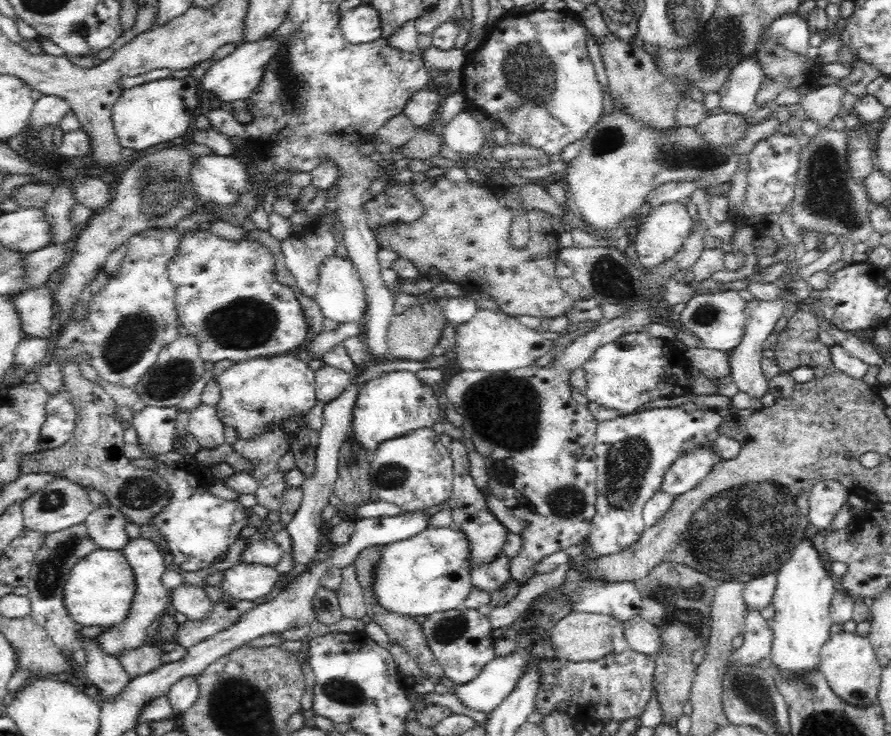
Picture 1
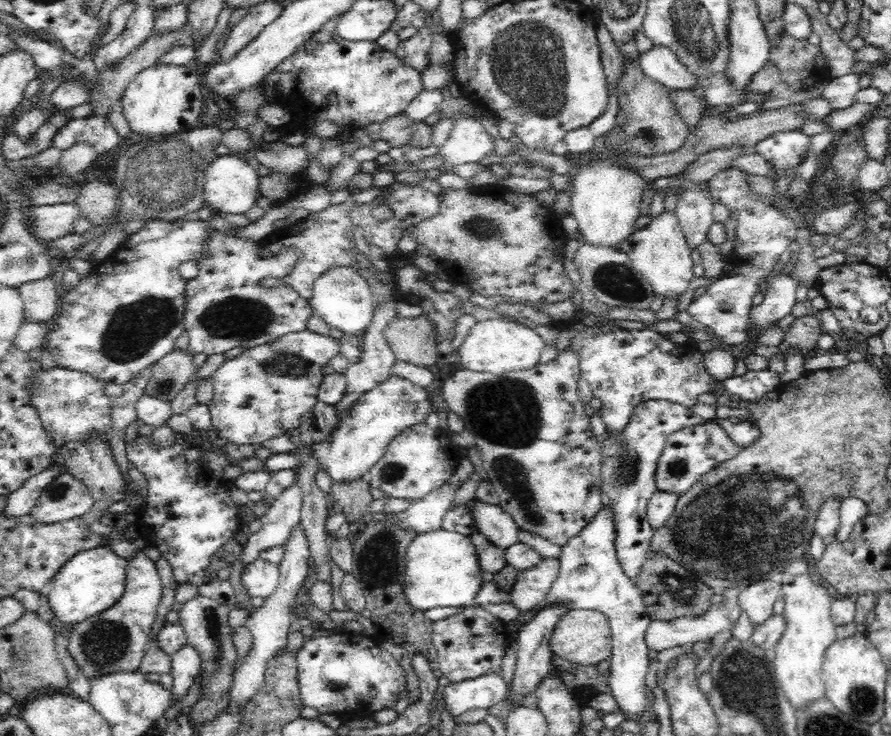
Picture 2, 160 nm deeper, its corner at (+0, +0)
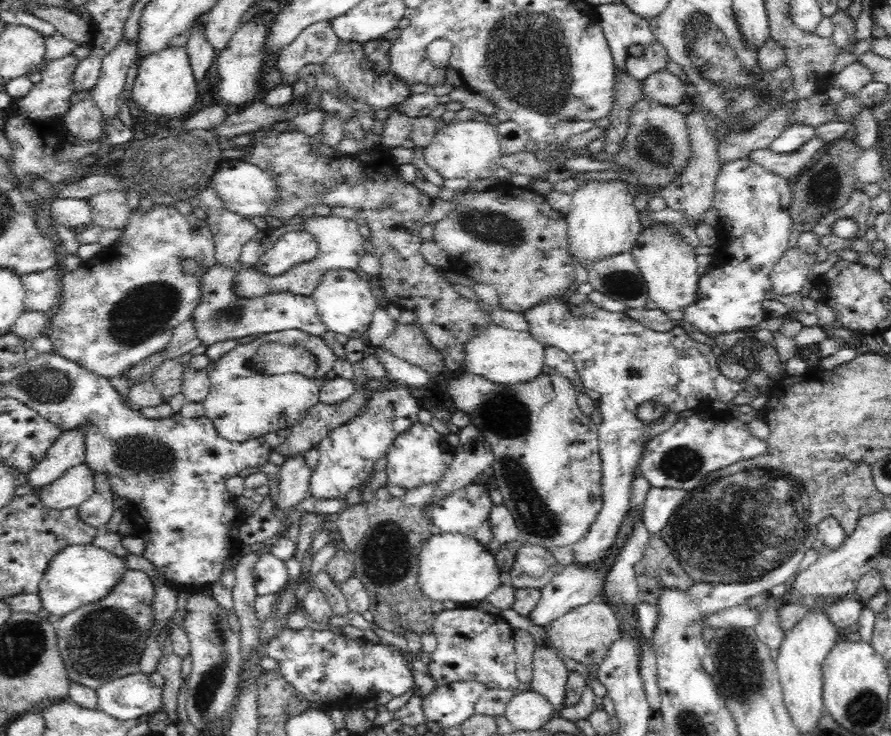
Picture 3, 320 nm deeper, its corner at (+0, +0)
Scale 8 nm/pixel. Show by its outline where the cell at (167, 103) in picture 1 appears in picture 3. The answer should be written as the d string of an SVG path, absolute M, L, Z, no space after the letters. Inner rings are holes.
M186 47L163 48L149 54L139 64L132 89L132 97L135 101L133 105L142 112L158 116L159 122L172 118L176 122L193 113L192 106L198 98L196 83Z

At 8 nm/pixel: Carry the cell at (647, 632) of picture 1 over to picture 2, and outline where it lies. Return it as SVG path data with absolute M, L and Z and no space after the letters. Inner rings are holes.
M712 605L705 615L680 617L669 621L651 620L646 631L645 642L650 651L660 652L696 642L714 639L718 632L734 629L724 609Z

